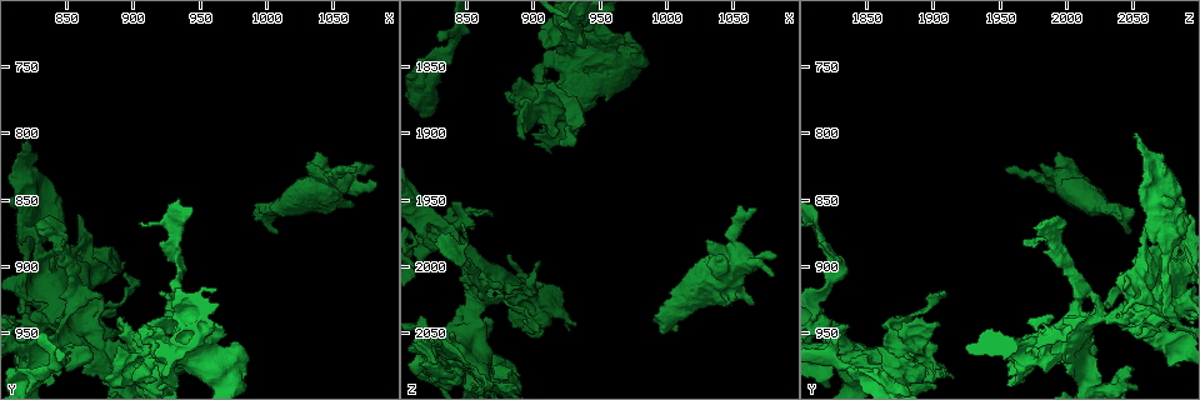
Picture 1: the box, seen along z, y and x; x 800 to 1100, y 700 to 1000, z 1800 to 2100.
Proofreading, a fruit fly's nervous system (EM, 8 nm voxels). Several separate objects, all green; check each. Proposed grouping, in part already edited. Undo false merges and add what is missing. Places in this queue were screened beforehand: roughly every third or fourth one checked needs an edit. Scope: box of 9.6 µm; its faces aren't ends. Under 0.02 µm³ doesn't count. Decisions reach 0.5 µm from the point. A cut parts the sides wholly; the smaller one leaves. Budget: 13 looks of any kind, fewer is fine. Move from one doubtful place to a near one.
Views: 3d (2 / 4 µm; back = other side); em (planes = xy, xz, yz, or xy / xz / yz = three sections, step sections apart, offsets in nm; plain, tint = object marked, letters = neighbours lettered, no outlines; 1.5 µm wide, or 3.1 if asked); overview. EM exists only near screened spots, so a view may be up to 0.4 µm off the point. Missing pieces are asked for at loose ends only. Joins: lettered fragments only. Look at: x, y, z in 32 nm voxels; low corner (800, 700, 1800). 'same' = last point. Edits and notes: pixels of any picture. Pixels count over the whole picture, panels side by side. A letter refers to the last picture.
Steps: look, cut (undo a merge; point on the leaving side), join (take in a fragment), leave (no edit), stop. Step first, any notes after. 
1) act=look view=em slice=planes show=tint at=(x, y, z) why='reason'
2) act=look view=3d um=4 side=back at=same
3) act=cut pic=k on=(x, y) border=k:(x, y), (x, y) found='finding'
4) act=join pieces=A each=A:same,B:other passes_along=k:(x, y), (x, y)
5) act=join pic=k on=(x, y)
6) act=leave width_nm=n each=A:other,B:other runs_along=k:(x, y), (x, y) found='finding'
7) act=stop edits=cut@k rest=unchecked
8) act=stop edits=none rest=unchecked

act=look view=3d um=2 at=(1066, 830, 1960) why='free end'

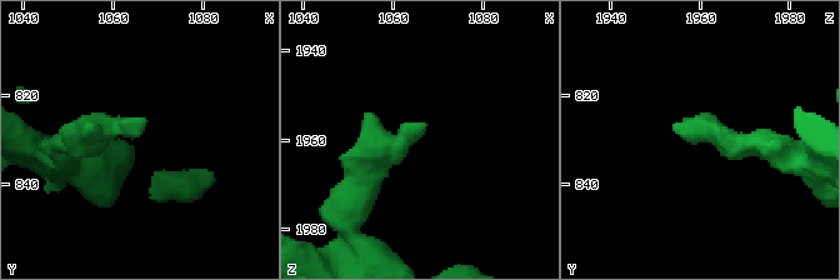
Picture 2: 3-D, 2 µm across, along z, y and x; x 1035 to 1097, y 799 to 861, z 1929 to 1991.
act=look view=em slice=yz step=4 show=tint at=(1066, 829, 1959) why='now the EM'

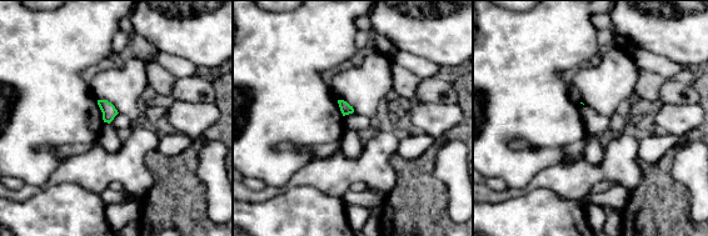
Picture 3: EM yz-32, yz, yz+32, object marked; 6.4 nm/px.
act=look view=em slice=planes show=letters at=same

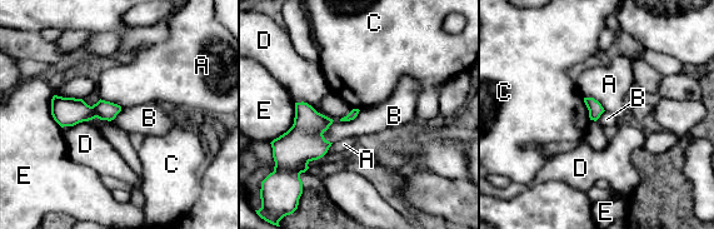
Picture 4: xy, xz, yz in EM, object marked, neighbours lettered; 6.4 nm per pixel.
act=leave each=A:other,B:other,C:other,D:other,E:other border=4:(334, 120), (323, 134), (330, 143) found='none of them fits'

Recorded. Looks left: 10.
act=look view=em slice=planes show=letters at=(908, 974, 1850) why='closes a loop'

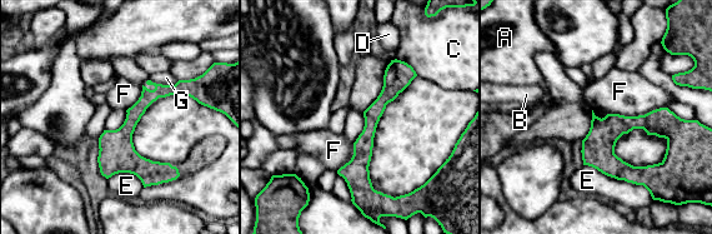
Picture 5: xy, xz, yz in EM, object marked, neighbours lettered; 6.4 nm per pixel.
act=leave each=A:other,B:other,C:other,D:other,E:other,F:other,G:other runs_along=5:(397, 63), (362, 147), (369, 194) found='continuous, no second neuron'

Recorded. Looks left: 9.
act=look view=3d um=4 at=(830, 952, 1830) why='an open end'

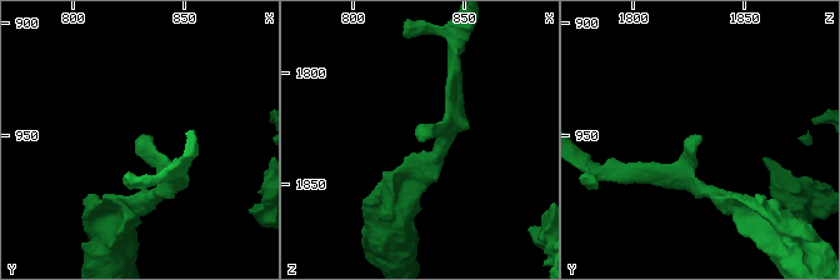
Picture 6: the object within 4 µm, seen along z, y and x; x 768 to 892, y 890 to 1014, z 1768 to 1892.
act=look view=em slice=planes show=letters at=(831, 951, 1832)

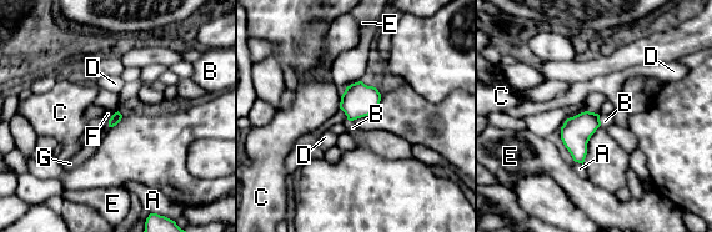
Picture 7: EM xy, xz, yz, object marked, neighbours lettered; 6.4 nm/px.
act=leave each=A:other,B:other,C:other,D:other,E:other,F:other,G:other found='no lettered fragment goes on from it'

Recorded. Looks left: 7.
act=look view=em slice=yz step=8 show=tint at=(856, 938, 2026) why='narrows sharply'

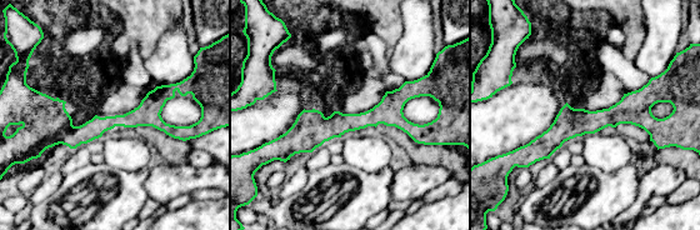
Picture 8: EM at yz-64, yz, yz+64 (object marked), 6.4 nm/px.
act=look view=em slice=planes show=letters at=same why='another direction'

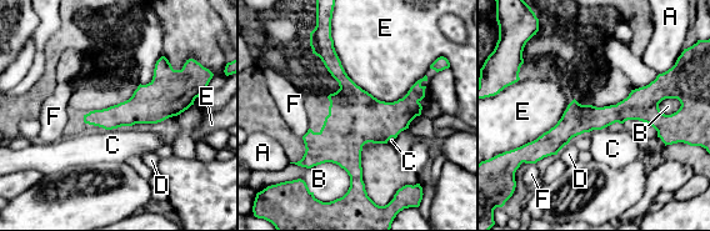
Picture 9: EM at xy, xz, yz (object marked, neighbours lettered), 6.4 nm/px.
act=leave each=A:other,B:other,C:other,D:other,E:other,F:other border=9:(604, 127), (595, 130) found='continuous, no second neuron'

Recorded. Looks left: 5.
act=look view=em slice=planes show=tint at=(822, 862, 2070) why='thin arm on a thick one'

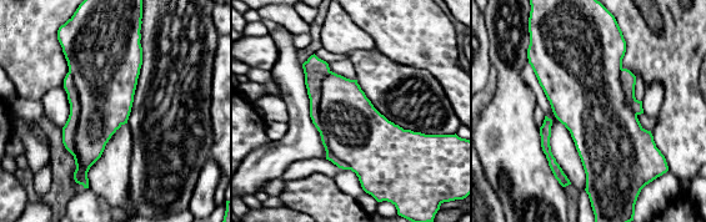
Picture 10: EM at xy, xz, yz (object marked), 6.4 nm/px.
act=look view=em slice=planes show=letters at=same why='see the neighbours'

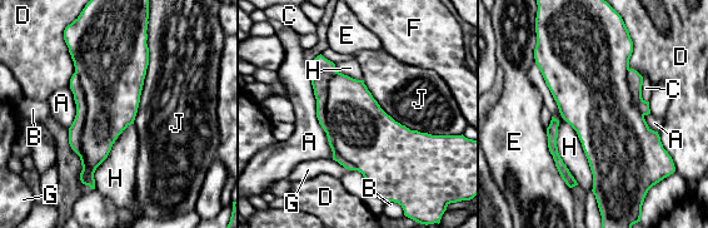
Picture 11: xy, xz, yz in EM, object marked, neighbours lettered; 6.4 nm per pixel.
act=cut pic=11 on=(363, 133) longest_contact=H:800nm each=A:other,B:other,C:other,D:other,E:other,F:other,G:other,H:other,J:other border=11:(335, 70), (325, 118), (357, 169) found='a second neuron is stuck on'

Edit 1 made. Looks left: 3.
act=stop edits=cut@11 rest=unchecked

